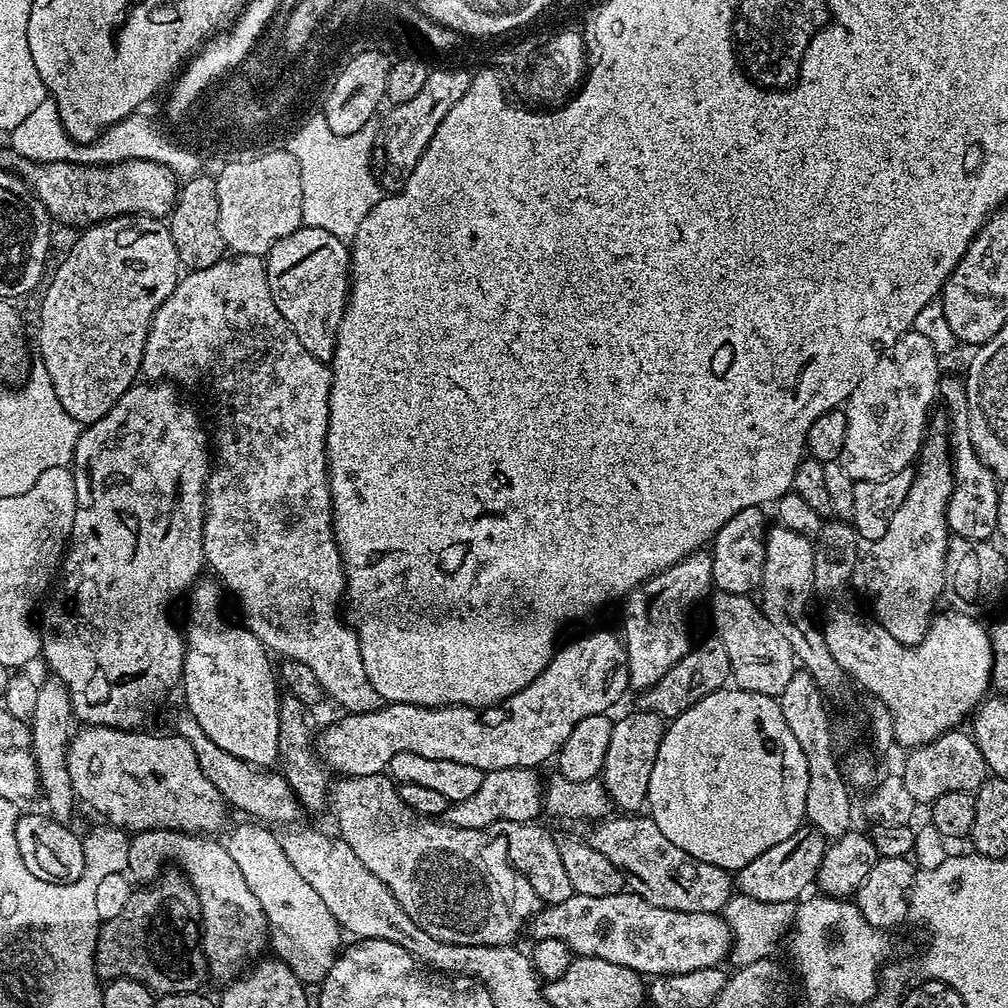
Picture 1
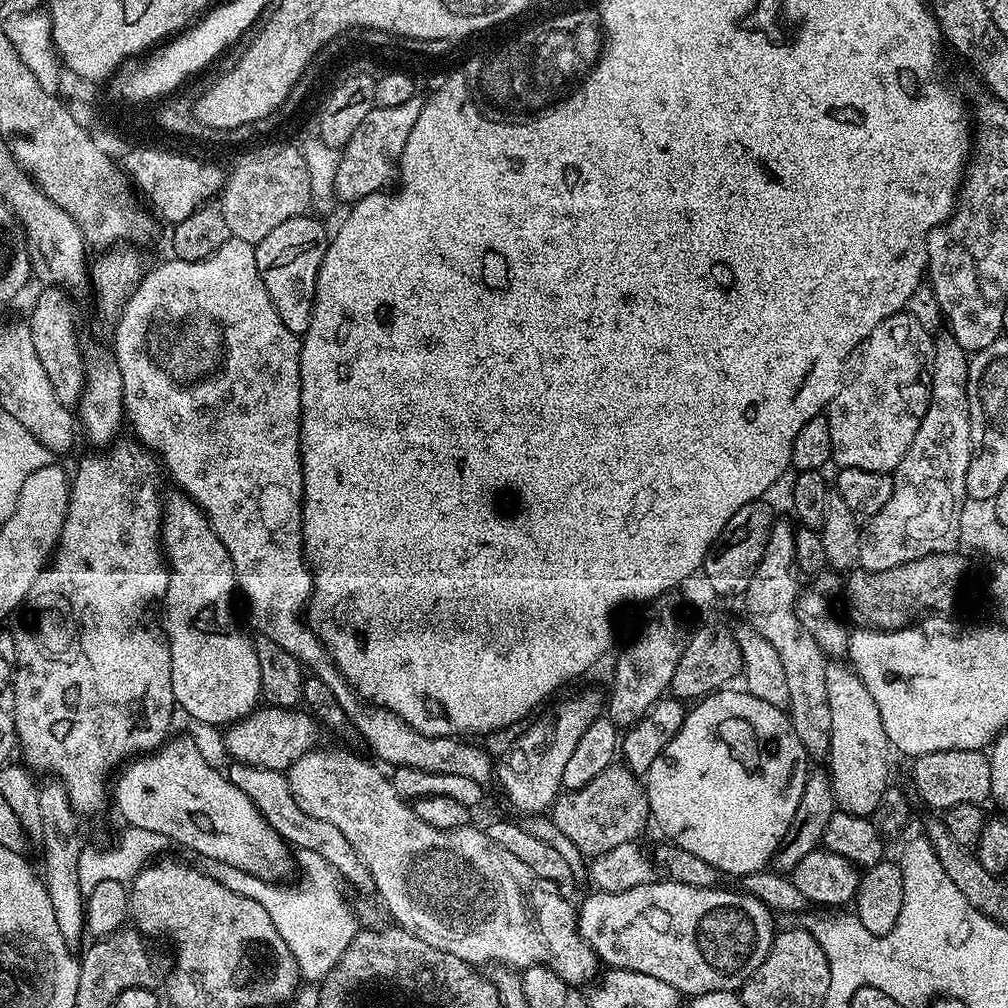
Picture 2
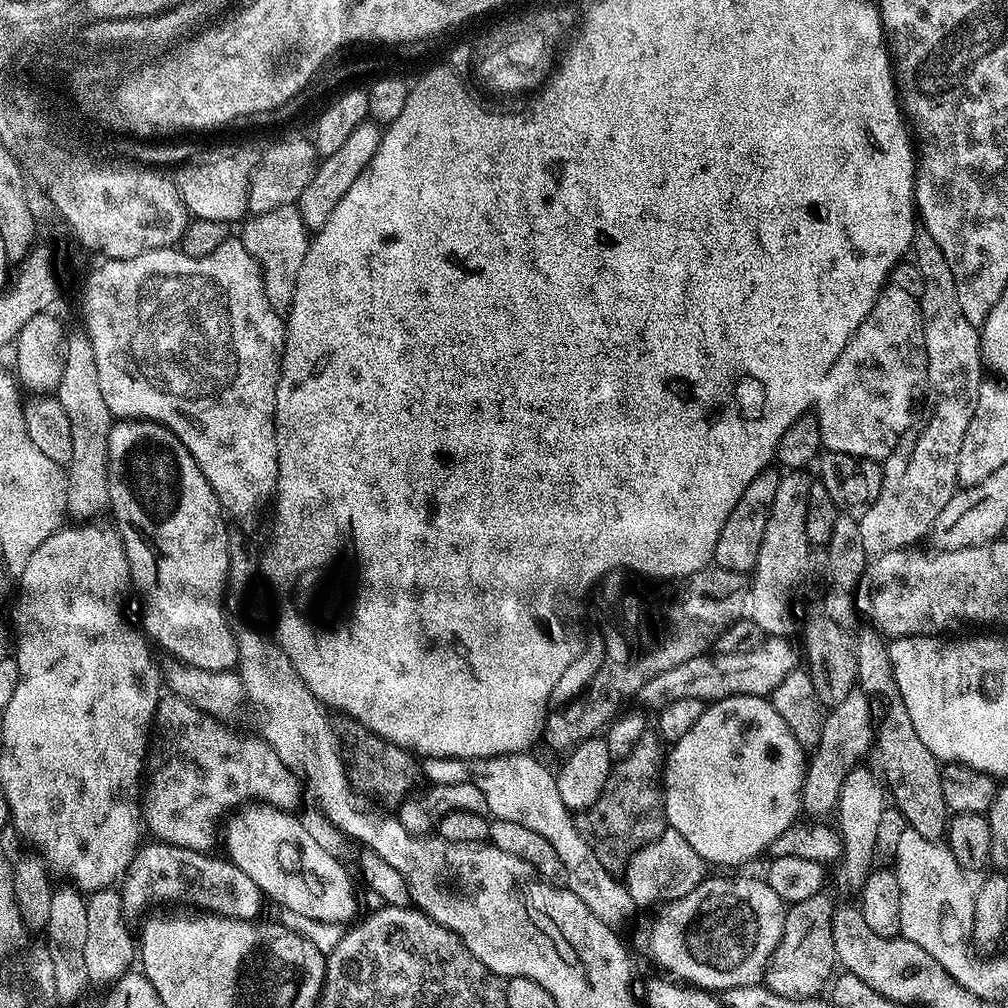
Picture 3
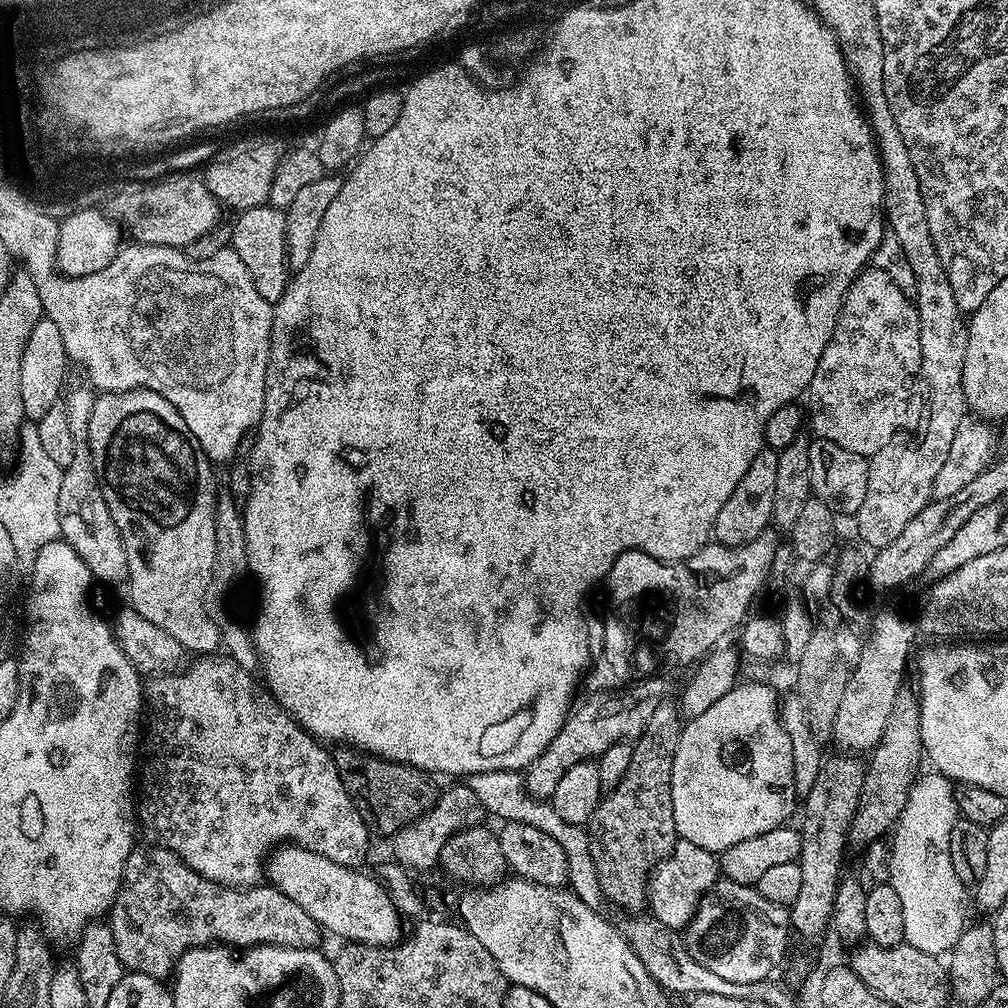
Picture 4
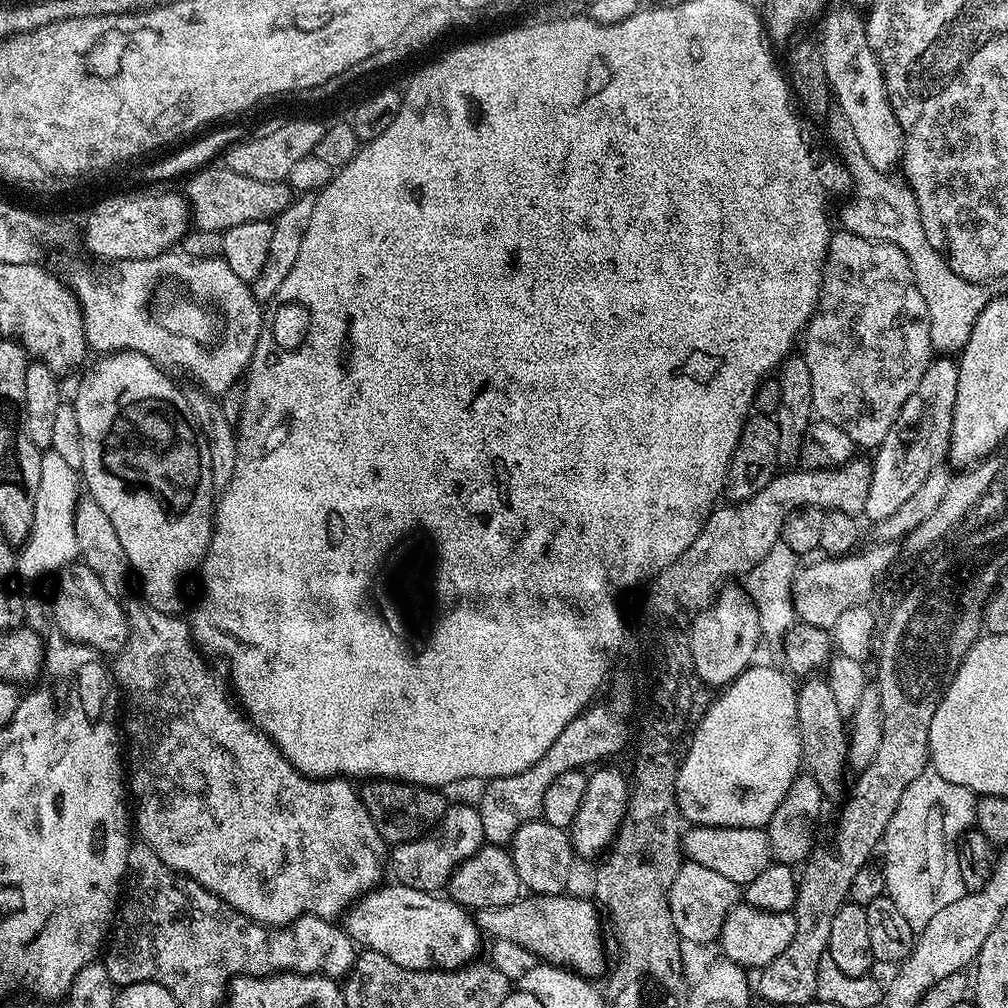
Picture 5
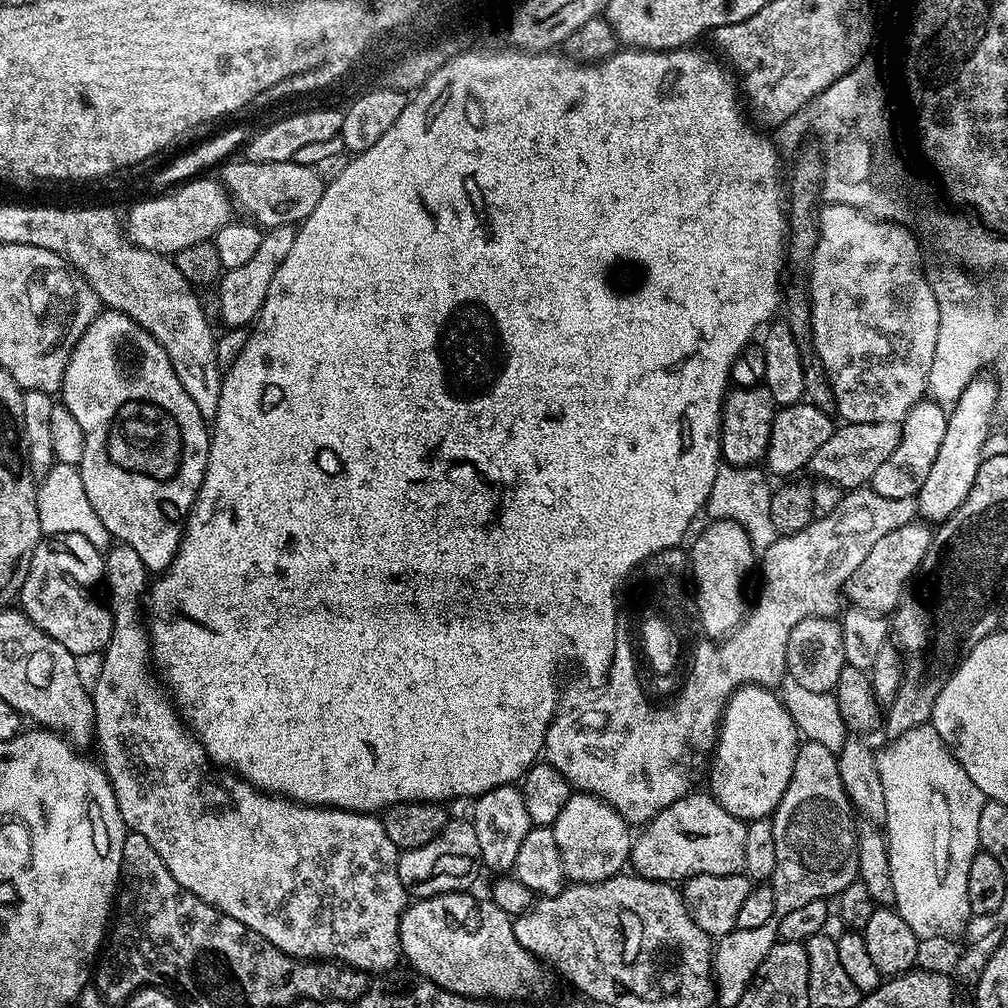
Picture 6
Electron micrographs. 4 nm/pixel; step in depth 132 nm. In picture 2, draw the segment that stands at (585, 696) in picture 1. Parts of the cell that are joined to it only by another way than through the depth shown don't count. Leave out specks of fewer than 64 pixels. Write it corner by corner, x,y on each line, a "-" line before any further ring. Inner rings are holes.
260,706
251,716
237,720
225,731
228,733
224,736
224,744
233,761
259,768
284,770
289,767
294,755
303,755
313,747
316,728
317,721
307,711

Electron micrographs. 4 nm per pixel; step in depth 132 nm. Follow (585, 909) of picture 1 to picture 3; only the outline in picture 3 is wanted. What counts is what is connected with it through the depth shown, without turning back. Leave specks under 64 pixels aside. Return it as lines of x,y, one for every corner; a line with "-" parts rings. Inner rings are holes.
709,875
697,888
690,890
690,894
680,900
667,901
660,910
660,917
653,922
652,933
648,936
648,952
656,959
657,966
665,968
669,977
685,985
724,994
729,988
759,985
763,981
768,960
782,938
786,905
770,890
767,879

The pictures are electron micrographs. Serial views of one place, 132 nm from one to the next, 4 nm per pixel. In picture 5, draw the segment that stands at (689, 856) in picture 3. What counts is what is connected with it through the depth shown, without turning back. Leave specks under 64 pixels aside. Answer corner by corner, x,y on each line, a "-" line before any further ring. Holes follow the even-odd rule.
691,859
681,863
678,874
668,891
670,918
681,941
708,944
712,940
713,943
720,935
726,914
738,903
741,896
741,885
730,882
730,878
708,869
707,866
698,866
698,862

